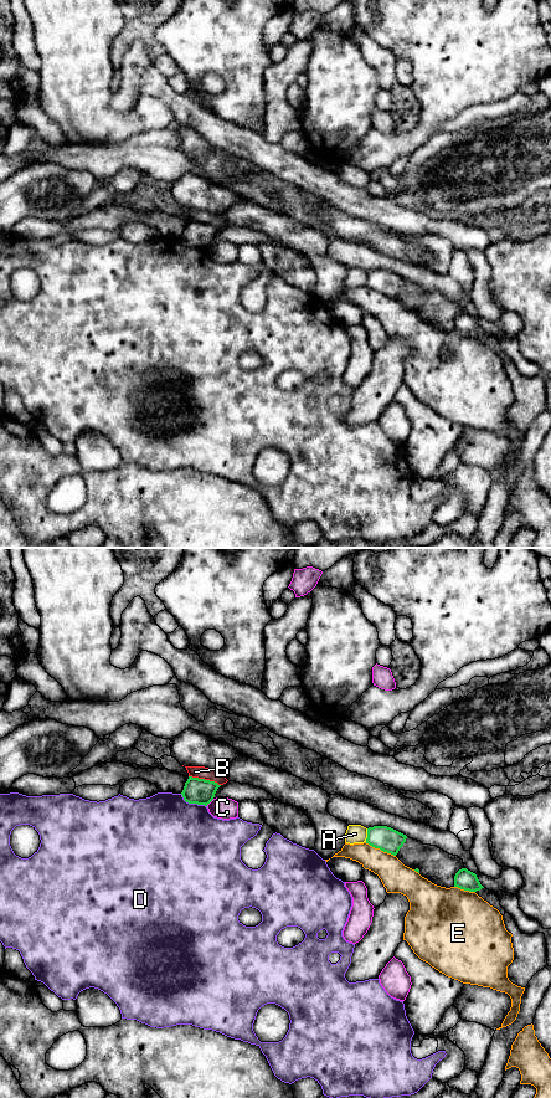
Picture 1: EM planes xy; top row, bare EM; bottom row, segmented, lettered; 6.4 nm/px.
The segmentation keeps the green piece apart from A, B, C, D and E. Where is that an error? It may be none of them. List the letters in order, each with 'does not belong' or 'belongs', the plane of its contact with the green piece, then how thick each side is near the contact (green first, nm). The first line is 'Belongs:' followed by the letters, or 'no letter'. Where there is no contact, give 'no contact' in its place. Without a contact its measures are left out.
Belongs: no letter
A: does not belong; meets green in xy; 160 nm thick on the green side, 130 nm on the other
B: does not belong; meets green in xy; 170 nm thick on the green side, 80 nm on the other
C: does not belong; meets green in xy; 170 nm thick on the green side, 140 nm on the other
D: does not belong; meets green in xy; 170 nm thick on the green side, 480 nm on the other
E: does not belong; meets green in xy; 160 nm thick on the green side, 200 nm on the other

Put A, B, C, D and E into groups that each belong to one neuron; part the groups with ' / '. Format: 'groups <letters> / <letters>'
groups A B / C / D / E

